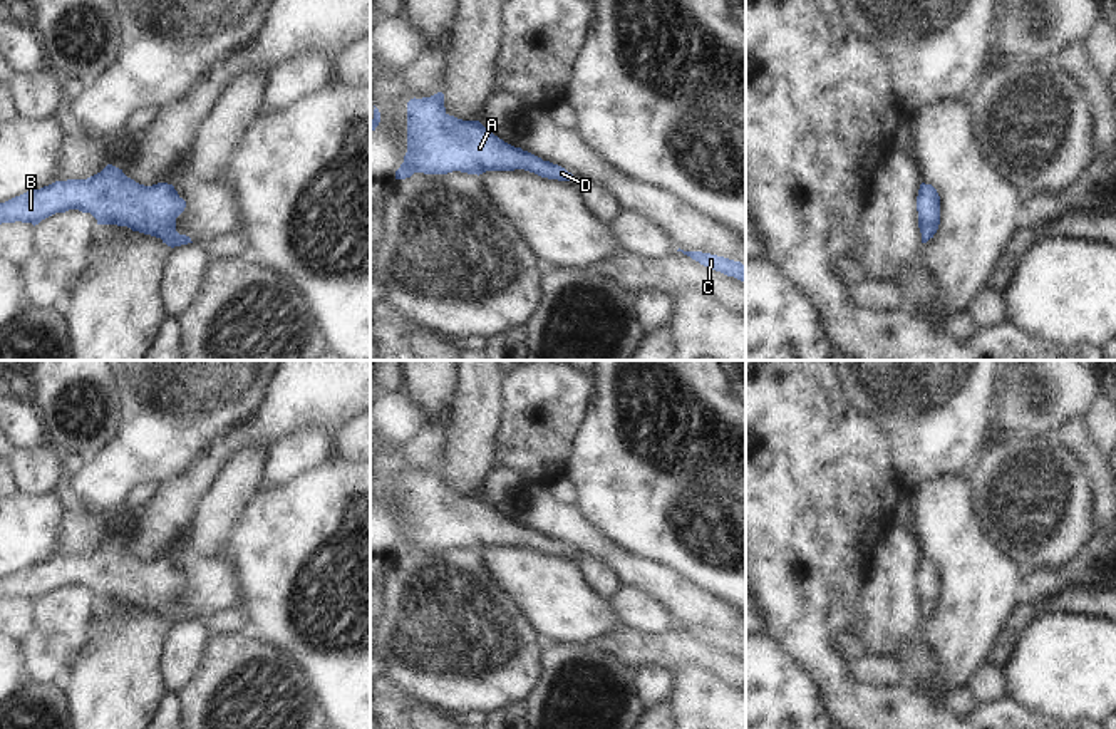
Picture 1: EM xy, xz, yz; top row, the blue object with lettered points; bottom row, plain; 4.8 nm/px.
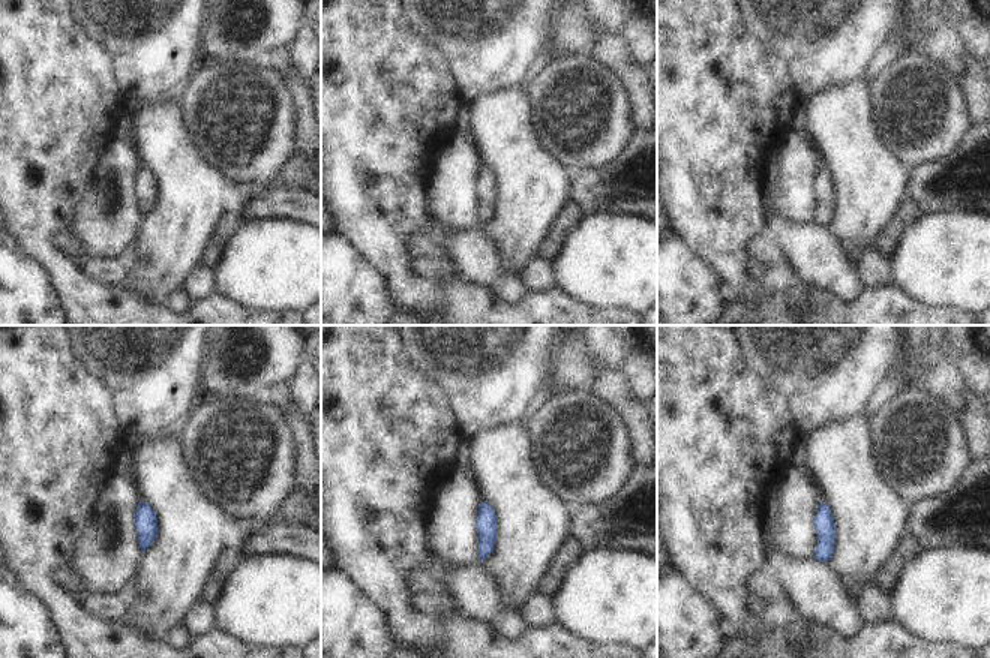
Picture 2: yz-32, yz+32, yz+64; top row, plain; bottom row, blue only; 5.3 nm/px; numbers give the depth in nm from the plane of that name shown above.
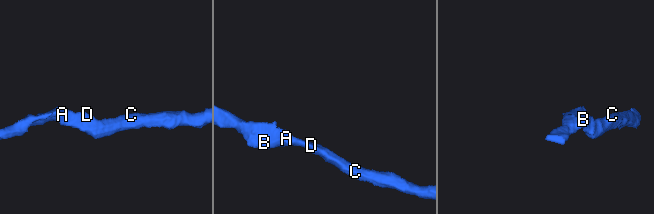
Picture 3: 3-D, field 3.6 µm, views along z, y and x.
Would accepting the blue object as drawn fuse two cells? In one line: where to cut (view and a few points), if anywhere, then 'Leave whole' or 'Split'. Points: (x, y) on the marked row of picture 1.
No split. Leave whole

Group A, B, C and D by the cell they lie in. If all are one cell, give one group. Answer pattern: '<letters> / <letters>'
A B C D

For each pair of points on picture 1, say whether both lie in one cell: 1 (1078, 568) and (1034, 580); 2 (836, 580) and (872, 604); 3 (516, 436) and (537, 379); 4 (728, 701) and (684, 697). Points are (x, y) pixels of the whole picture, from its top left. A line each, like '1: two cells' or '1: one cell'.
1: one cell
2: two cells
3: one cell
4: one cell

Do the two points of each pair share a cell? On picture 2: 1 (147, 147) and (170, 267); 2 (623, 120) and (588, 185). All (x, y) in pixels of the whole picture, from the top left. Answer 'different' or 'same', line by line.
1: same
2: different

